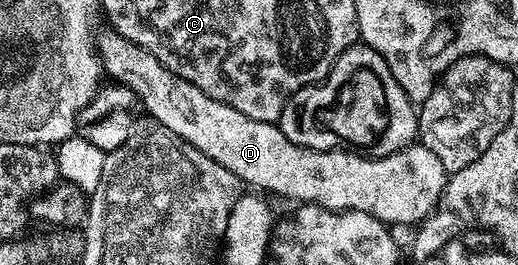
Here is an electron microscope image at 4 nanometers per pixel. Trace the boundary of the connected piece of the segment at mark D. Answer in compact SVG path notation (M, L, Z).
M101 33L98 38L100 60L104 63L107 77L133 90L141 107L146 114L148 110L149 116L153 118L153 123L182 136L182 140L198 148L198 152L210 156L210 160L234 172L234 176L245 187L255 188L268 196L277 194L280 198L289 198L292 204L321 206L327 210L366 212L385 224L419 224L436 209L440 198L444 196L446 171L442 160L438 160L438 156L434 156L434 152L430 152L430 148L422 144L407 146L385 158L366 158L351 150L311 150L299 146L286 140L277 123L250 120L250 116L242 116L242 112L230 108L225 102L206 96L206 92L194 88L194 84L182 80L182 76L170 72L154 56L150 56L150 52L138 48L118 33L107 33Z

